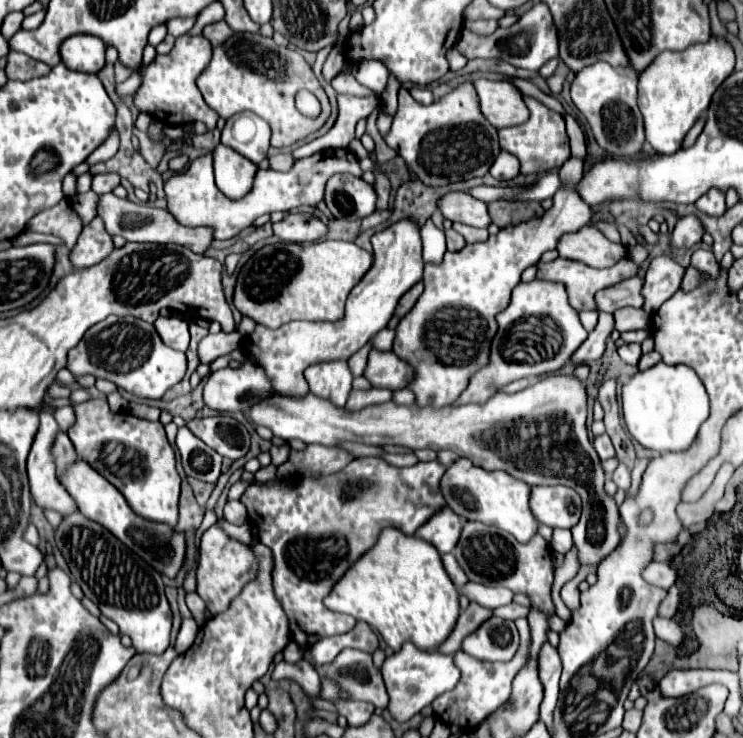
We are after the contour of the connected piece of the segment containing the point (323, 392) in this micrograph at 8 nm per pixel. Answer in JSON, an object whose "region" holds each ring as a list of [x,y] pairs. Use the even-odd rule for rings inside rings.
{"region":[[[345,360],[313,364],[305,370],[309,392],[321,398],[329,398],[335,406],[345,406],[351,390],[351,370]]]}

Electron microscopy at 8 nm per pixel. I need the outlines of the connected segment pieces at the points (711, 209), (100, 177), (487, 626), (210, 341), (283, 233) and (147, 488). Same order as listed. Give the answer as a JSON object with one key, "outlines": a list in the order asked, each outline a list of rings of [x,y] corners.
{"outlines":[[[[713,188],[709,190],[707,194],[703,194],[697,202],[695,202],[695,208],[703,214],[709,214],[709,216],[719,216],[727,206],[725,206],[725,194],[723,190],[719,188]]],[[[97,174],[97,176],[93,178],[91,190],[97,192],[97,194],[107,194],[107,192],[111,192],[117,184],[119,184],[119,174]]],[[[491,616],[475,632],[463,638],[461,650],[479,660],[507,660],[513,658],[519,646],[519,632],[513,622]]],[[[237,330],[233,332],[219,332],[219,334],[207,334],[201,342],[199,342],[199,360],[203,364],[209,364],[211,360],[215,360],[217,356],[225,356],[231,354],[233,350],[239,348],[241,342],[241,334]]],[[[289,212],[281,222],[273,224],[273,232],[283,242],[315,242],[327,234],[327,224],[317,216],[303,212]]],[[[45,396],[44,403],[54,408],[56,403],[72,405],[75,408],[77,420],[67,430],[67,436],[71,438],[77,456],[81,460],[87,460],[101,476],[105,476],[125,496],[137,516],[167,524],[171,528],[177,526],[181,478],[175,470],[175,452],[167,442],[161,422],[141,420],[125,412],[113,414],[105,398],[74,405],[69,399]]]]}

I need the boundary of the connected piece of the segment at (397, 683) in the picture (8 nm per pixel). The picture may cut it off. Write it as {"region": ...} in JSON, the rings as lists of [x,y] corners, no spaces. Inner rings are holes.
{"region":[[[405,642],[405,646],[401,646],[399,652],[385,658],[385,662],[381,666],[381,674],[385,680],[387,692],[389,692],[387,710],[397,722],[407,722],[409,718],[419,714],[439,694],[453,690],[461,678],[461,672],[453,664],[453,656],[441,654],[437,650],[431,650],[431,652],[419,650],[411,642]]]}

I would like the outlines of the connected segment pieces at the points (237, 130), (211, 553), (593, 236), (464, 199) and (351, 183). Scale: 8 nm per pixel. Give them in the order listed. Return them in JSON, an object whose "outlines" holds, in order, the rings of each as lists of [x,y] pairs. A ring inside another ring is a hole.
{"outlines":[[[[241,112],[227,120],[221,142],[241,156],[249,158],[253,164],[259,164],[267,158],[271,140],[269,124],[253,112]]],[[[217,524],[203,534],[201,558],[197,568],[197,592],[213,616],[229,606],[231,598],[235,598],[241,592],[241,586],[253,580],[253,574],[257,574],[257,560],[253,558],[253,552],[249,546],[243,546],[241,542],[231,540]]],[[[585,226],[577,232],[563,234],[557,242],[557,252],[561,258],[579,260],[593,268],[605,268],[625,256],[623,244],[607,240],[595,226]]],[[[449,192],[439,198],[437,208],[451,222],[463,222],[475,228],[485,228],[491,224],[487,204],[473,198],[469,192]]],[[[333,174],[325,184],[325,204],[335,218],[365,218],[375,210],[375,200],[373,186],[353,174]]]]}

